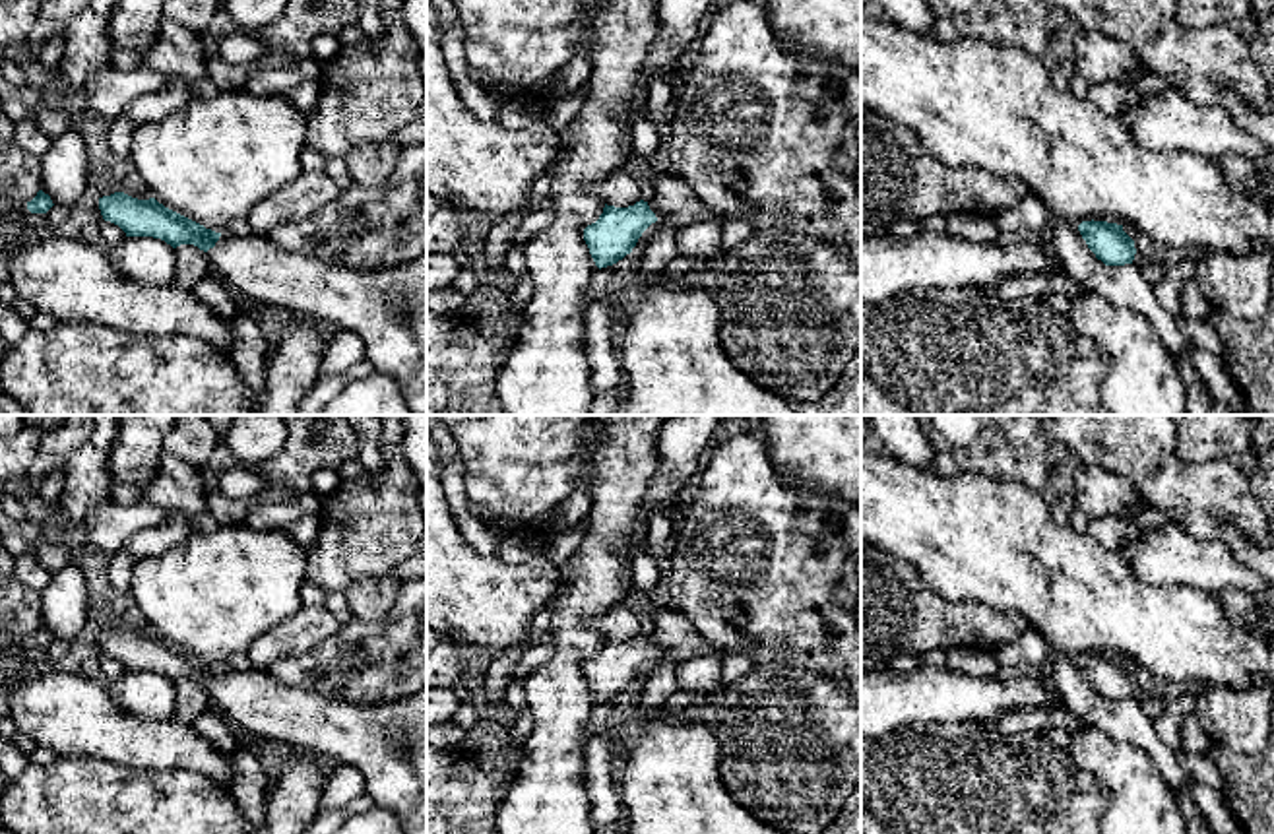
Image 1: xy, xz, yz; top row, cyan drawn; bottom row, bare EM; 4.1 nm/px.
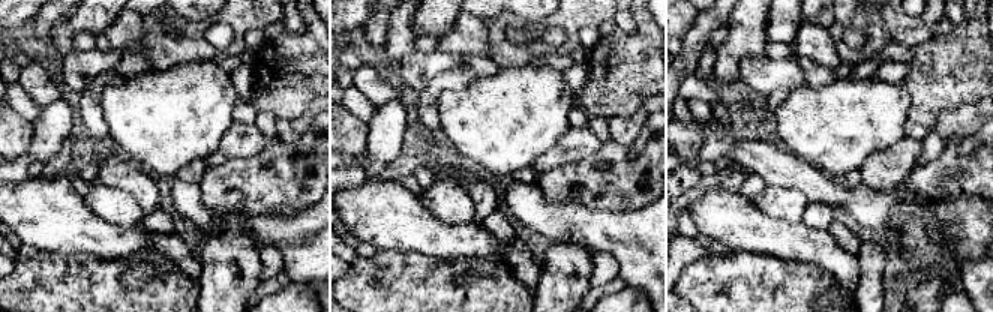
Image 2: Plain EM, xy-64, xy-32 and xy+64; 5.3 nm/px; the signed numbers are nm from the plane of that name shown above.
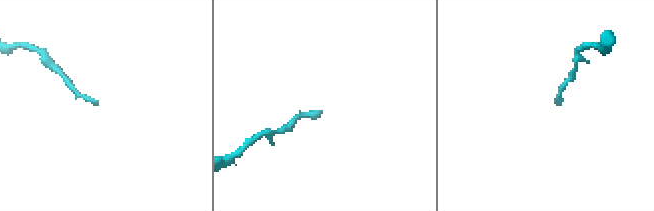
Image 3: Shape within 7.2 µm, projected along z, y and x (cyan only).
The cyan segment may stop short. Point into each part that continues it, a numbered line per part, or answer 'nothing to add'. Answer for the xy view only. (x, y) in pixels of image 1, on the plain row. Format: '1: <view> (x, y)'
1: xy (386, 743)

